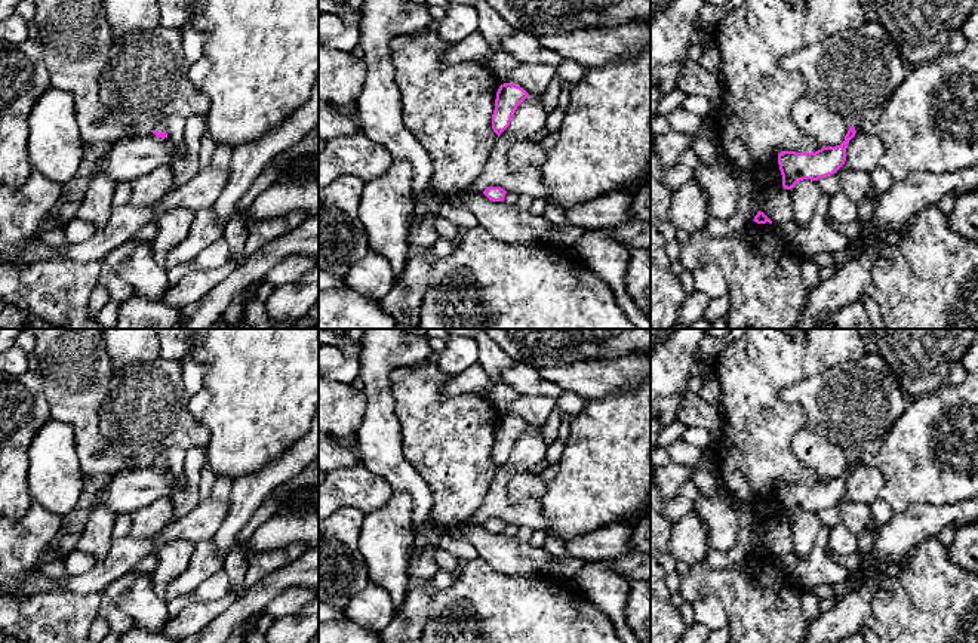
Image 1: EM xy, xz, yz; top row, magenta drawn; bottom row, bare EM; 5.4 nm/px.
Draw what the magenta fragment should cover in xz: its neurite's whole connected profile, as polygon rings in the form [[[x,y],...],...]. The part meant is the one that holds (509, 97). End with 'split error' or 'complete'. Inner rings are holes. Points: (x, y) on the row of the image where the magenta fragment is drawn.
[[[514,83],[499,86],[492,114],[492,129],[498,136],[510,126],[513,114],[528,96],[529,93]]]; complete

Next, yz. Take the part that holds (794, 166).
[[[978,39],[968,41],[959,53],[944,50],[929,62],[908,70],[894,90],[882,117],[849,127],[845,141],[815,153],[781,151],[778,164],[782,187],[791,190],[803,179],[818,181],[836,173],[846,161],[846,148],[856,132],[874,135],[885,145],[880,164],[894,181],[904,181],[917,172],[942,173],[978,166]]]; split error

